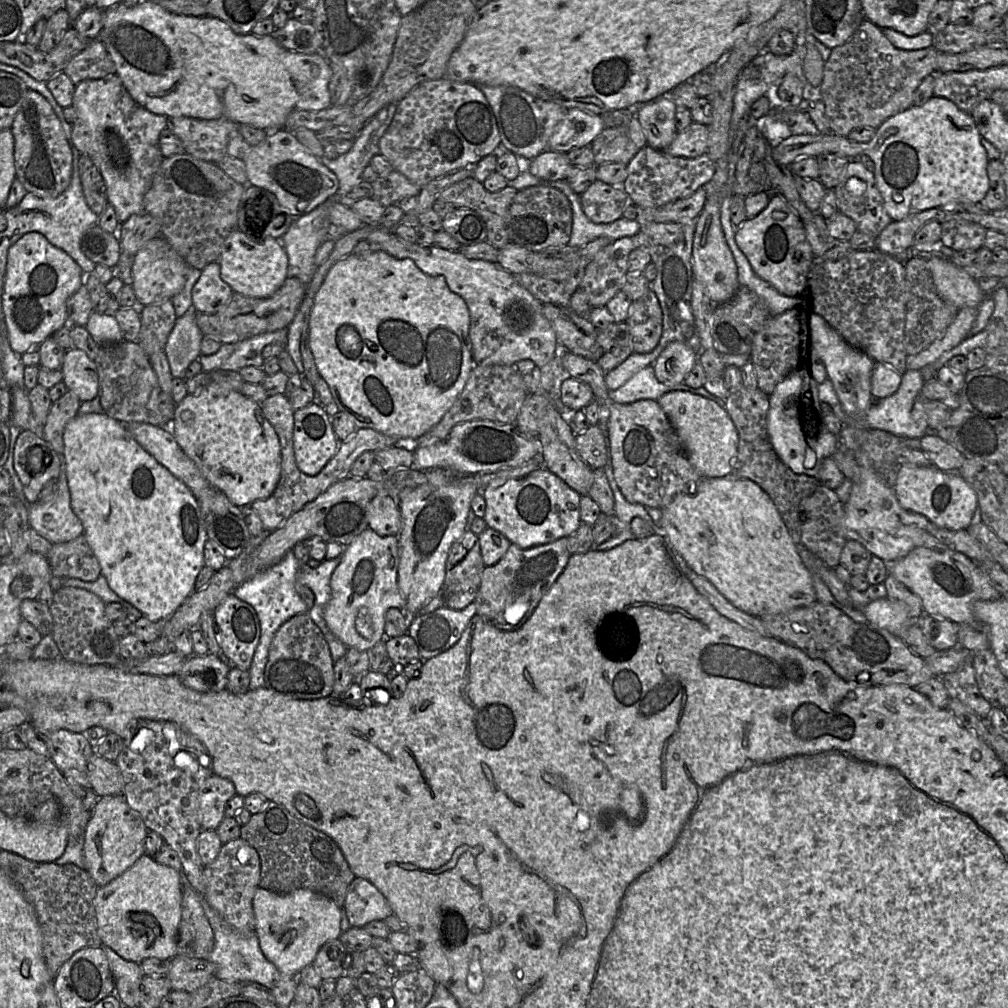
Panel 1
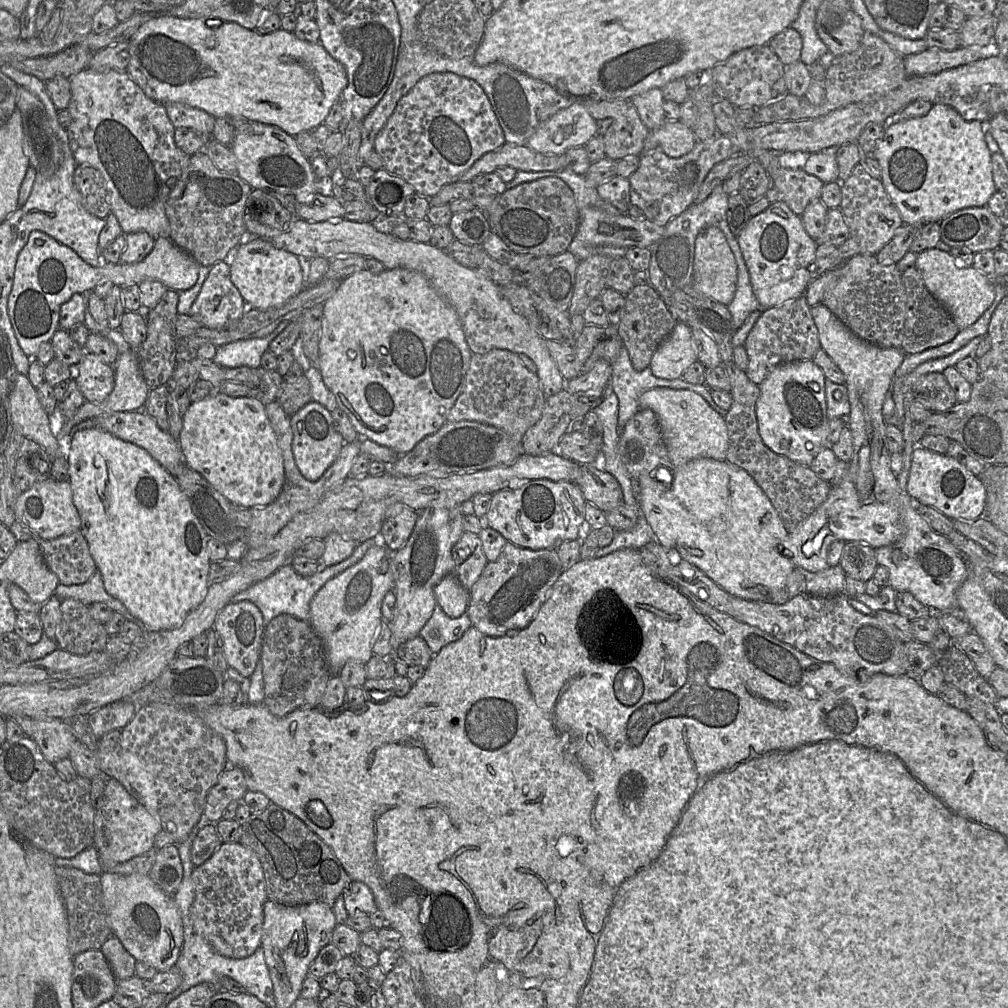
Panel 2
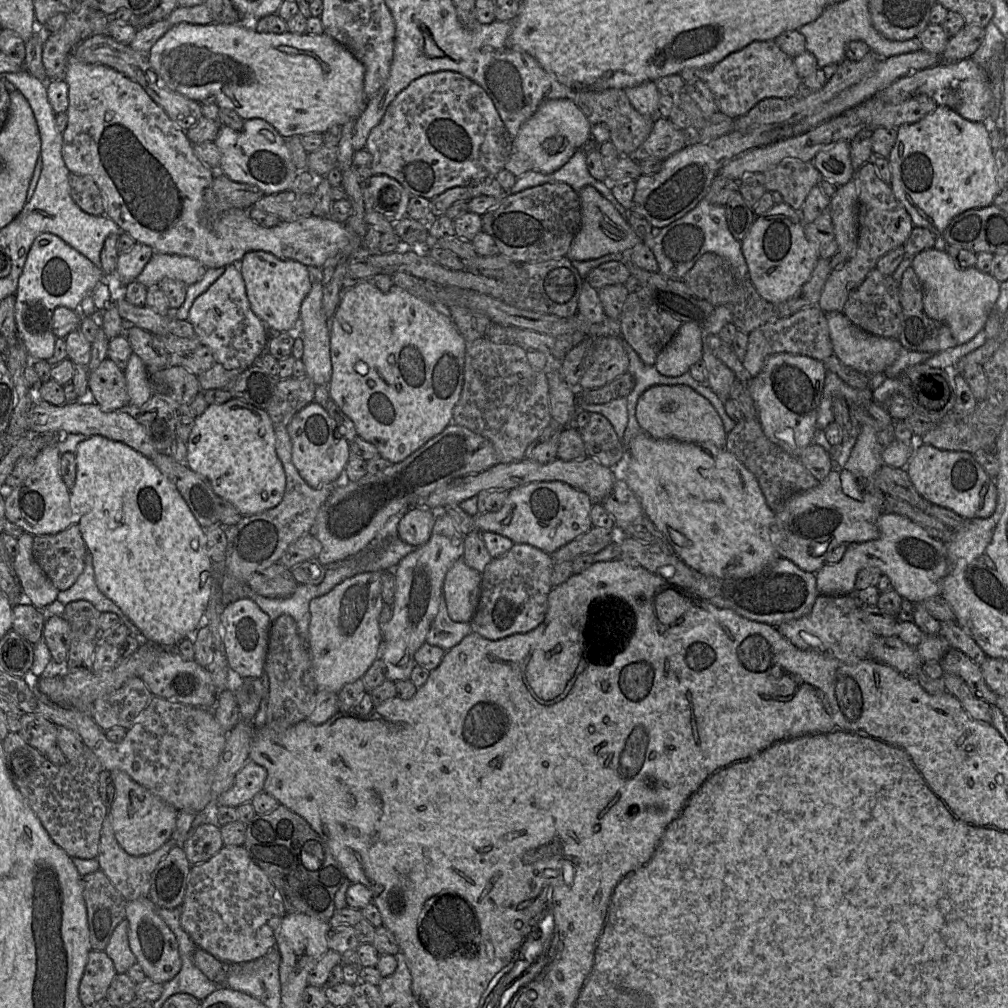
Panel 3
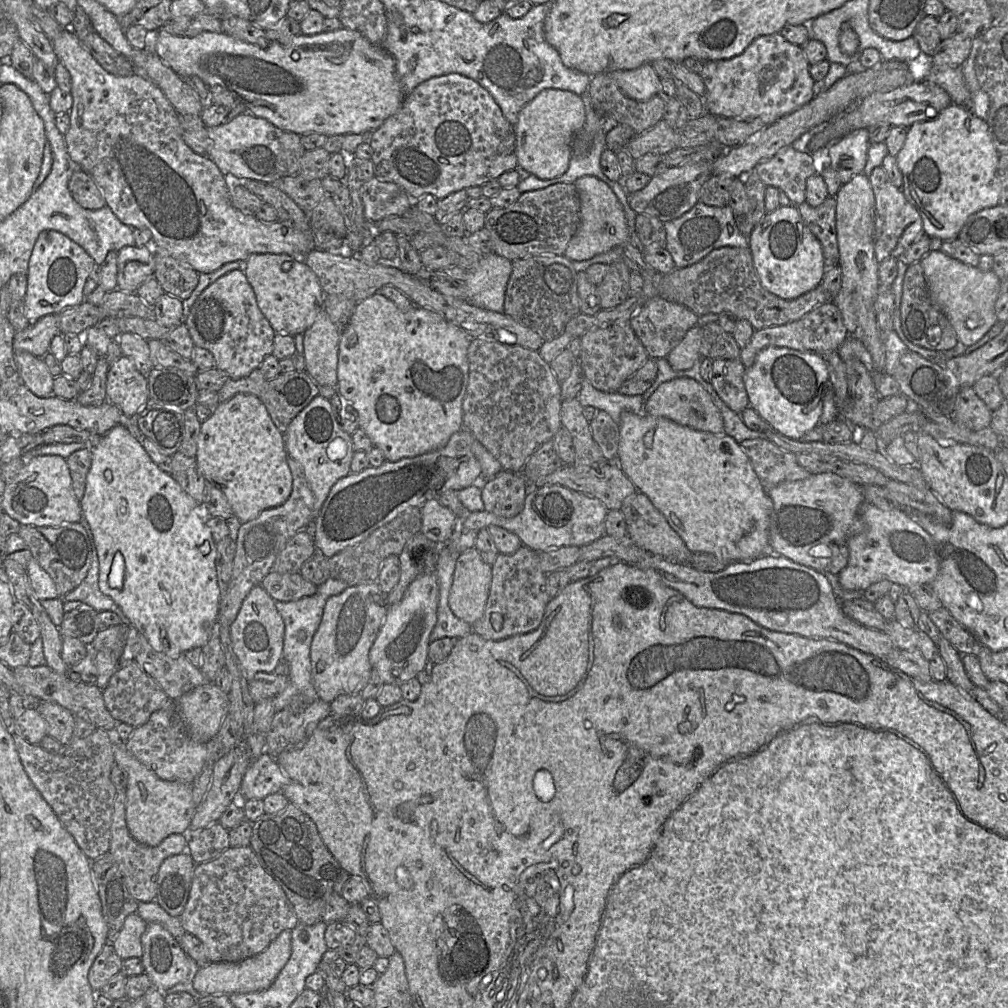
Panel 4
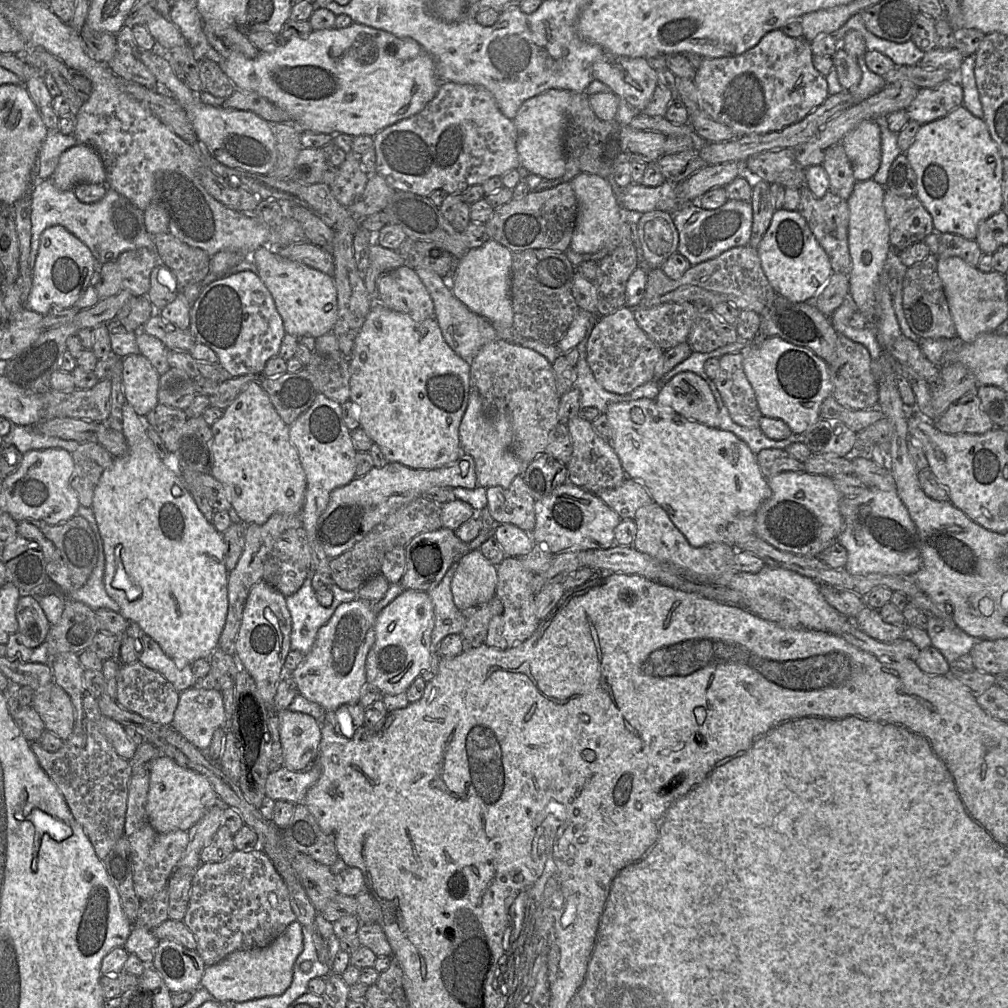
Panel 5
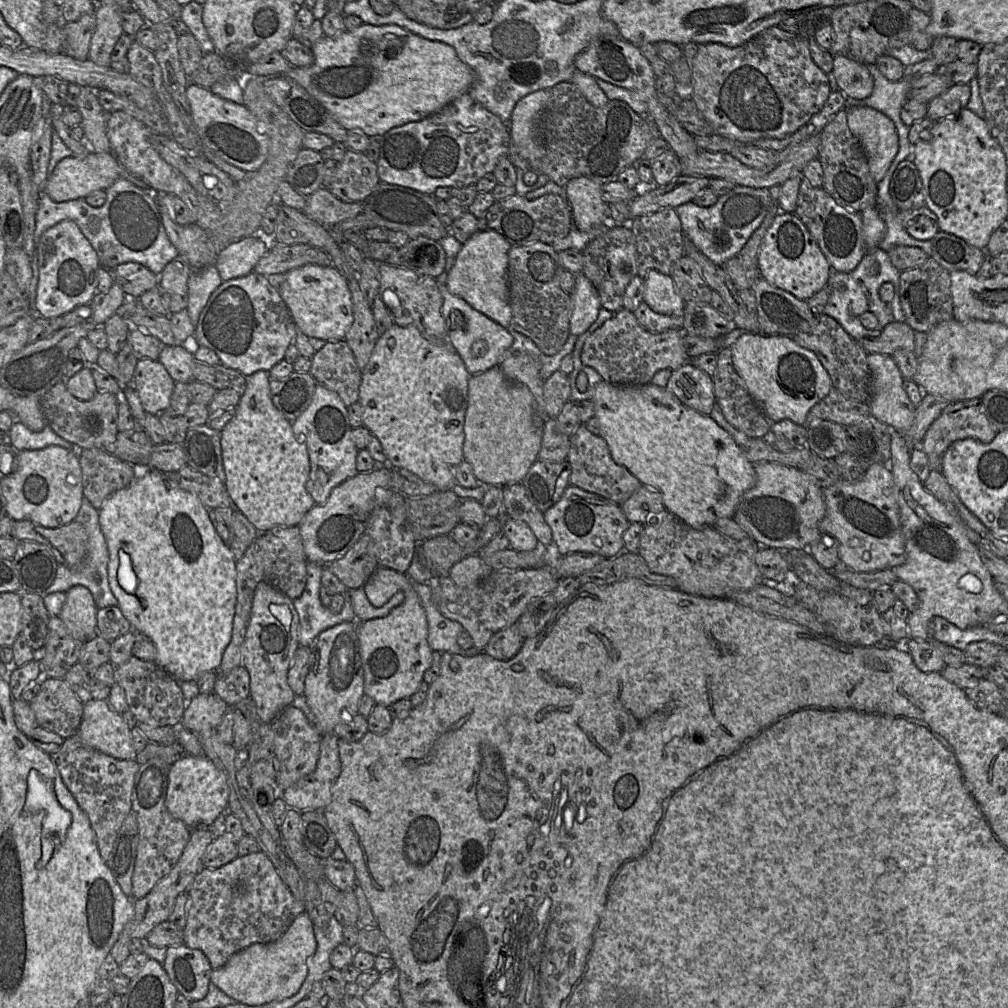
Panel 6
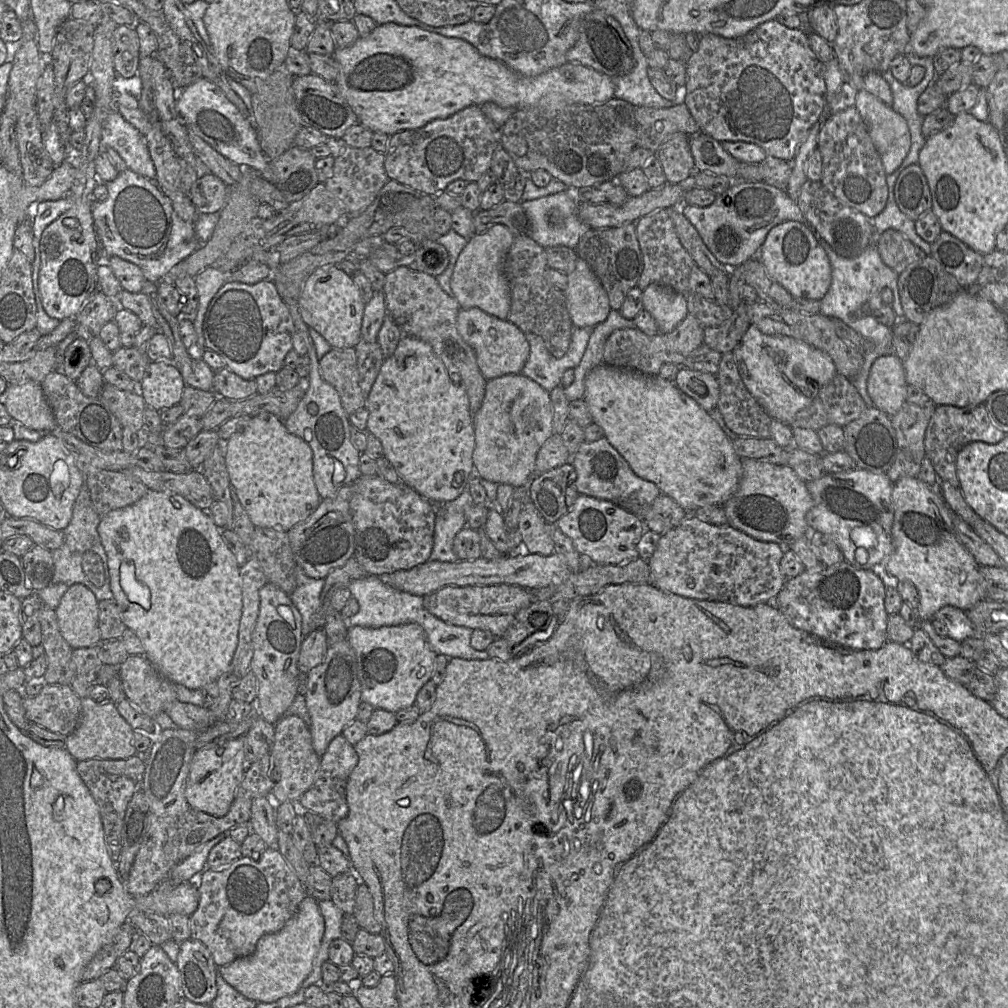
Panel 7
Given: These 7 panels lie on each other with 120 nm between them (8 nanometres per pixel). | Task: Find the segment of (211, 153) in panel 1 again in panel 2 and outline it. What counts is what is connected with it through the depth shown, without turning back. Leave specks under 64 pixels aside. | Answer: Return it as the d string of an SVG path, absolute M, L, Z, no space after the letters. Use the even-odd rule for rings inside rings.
M166 102L163 105L175 128L192 128L212 135L216 119L213 115L181 102Z

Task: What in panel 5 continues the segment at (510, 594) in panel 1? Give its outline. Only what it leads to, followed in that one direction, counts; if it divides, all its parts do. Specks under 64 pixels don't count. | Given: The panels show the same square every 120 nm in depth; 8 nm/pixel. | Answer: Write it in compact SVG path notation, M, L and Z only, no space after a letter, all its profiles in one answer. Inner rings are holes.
M505 557L497 565L498 582L495 596L501 599L504 610L502 614L491 619L484 644L508 649L525 641L535 632L540 621L535 614L535 593L532 588L534 575L522 565L519 557Z

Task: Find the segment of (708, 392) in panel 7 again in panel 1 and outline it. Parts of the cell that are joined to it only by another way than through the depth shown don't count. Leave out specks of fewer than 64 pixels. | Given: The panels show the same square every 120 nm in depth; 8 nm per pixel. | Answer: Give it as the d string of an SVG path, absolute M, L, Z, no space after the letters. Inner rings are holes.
M672 391L657 399L658 405L674 427L684 453L701 477L724 477L731 471L731 459L736 456L738 435L726 410L719 404L700 395L682 391Z

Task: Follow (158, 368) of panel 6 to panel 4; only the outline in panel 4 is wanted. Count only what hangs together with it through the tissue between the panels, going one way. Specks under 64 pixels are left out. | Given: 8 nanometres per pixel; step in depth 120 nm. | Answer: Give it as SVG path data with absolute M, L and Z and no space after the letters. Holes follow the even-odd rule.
M123 355L108 369L106 396L106 402L117 406L126 416L133 416L150 399L148 379Z

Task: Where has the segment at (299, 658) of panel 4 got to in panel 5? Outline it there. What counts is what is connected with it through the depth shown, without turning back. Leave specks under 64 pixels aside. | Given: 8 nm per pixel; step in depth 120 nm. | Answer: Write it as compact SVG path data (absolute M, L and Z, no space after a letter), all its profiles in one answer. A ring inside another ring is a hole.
M311 562L303 585L297 592L286 597L286 605L292 619L290 647L291 650L299 651L304 656L311 650L319 628L328 622L335 609L341 603L350 602L358 597L356 591L345 591L337 585L331 584L327 588L333 594L333 602L328 607L322 606L312 587L314 573Z

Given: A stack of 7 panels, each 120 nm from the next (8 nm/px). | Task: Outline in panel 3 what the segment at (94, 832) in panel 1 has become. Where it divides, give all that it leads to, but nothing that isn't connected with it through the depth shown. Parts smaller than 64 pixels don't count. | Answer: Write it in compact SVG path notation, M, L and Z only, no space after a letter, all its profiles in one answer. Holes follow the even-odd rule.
M119 769L110 772L115 786L115 796L108 809L108 815L116 840L132 856L142 856L154 852L172 838L178 811L134 781L126 772Z

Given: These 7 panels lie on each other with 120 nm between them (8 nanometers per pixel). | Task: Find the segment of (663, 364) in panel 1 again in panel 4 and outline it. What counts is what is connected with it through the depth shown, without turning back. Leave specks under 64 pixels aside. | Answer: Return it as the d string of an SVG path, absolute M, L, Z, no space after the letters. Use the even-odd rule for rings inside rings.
M690 328L681 342L667 355L666 359L675 371L690 369L701 357L702 328Z

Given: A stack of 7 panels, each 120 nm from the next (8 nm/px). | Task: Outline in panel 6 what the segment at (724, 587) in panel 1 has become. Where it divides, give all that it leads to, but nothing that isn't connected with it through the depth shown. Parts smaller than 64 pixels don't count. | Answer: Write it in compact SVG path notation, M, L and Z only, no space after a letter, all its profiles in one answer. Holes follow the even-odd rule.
M605 381L599 382L594 389L593 399L595 416L600 424L600 437L607 443L611 456L616 464L626 468L643 486L659 492L662 496L665 510L674 514L693 528L712 526L719 518L733 518L743 494L756 483L756 472L752 464L742 452L733 438L723 430L711 417L702 415L696 410L684 406L665 388L651 383L645 385L614 385Z

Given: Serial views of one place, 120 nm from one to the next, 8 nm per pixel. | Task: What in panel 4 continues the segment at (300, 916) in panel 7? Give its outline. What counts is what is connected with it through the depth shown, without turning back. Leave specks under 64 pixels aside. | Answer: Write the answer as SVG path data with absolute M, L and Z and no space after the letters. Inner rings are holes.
M291 930L282 931L264 951L239 962L212 962L200 966L194 978L194 989L201 994L225 995L268 989L291 955L291 935Z

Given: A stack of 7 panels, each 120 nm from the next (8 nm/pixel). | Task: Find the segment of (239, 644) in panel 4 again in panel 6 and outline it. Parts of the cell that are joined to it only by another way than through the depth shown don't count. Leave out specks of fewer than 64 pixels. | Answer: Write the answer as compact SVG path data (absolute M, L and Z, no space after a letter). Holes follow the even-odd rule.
M264 581L254 591L249 623L241 647L241 665L250 676L250 698L258 719L270 724L277 715L290 706L295 694L287 683L287 673L299 646L299 617L293 600Z

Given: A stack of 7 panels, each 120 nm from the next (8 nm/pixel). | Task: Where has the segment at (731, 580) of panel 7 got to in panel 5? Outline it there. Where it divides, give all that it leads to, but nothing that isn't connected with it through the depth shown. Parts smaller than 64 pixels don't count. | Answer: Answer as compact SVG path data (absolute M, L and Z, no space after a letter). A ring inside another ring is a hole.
M655 502L638 509L633 520L637 526L633 547L683 571L685 576L693 580L727 586L732 575L741 572L734 570L735 547L720 542L693 547L670 520L667 512Z

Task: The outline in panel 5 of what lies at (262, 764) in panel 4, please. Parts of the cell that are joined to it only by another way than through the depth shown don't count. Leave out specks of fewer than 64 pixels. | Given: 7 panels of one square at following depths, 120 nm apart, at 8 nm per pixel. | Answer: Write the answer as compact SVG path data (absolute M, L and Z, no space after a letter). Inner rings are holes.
M313 763L302 772L293 772L282 767L270 772L265 786L266 797L274 801L286 801L294 805L303 804L308 790L321 774L318 763Z

